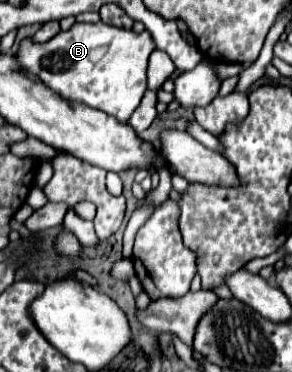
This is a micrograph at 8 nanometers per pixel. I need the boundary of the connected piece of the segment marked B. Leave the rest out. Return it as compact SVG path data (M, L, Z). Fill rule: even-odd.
M76 22L70 30L58 32L42 44L34 44L32 38L24 38L18 46L16 60L26 72L36 74L62 100L80 102L116 116L120 122L128 122L146 92L146 64L154 48L156 46L148 30L136 34L134 30L114 28L104 22Z

